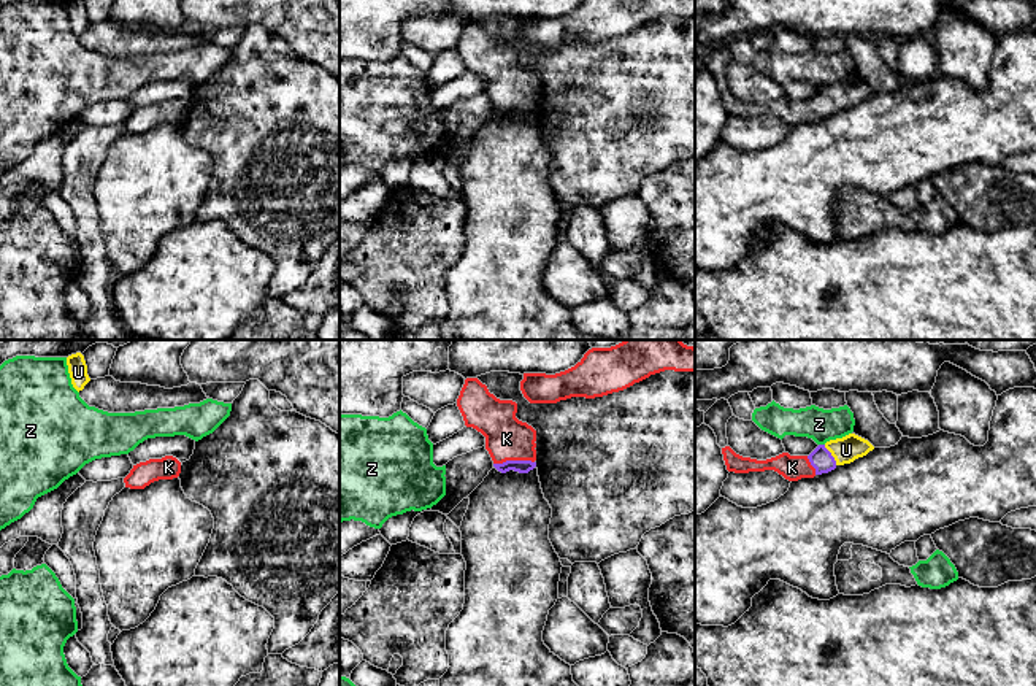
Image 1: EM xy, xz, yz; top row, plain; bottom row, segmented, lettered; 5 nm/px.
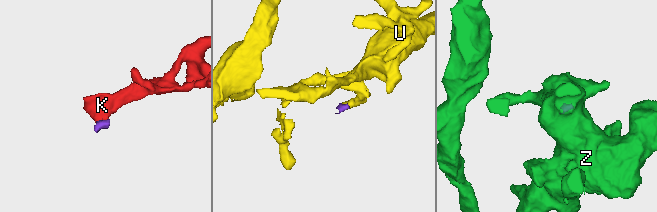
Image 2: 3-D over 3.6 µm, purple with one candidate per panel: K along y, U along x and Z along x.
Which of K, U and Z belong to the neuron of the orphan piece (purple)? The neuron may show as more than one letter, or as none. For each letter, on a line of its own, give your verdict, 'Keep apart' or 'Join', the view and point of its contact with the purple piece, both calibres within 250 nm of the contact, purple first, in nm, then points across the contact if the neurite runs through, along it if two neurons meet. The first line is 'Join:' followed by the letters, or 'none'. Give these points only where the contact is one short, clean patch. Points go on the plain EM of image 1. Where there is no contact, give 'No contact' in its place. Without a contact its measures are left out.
Join: K, U
K: Join. Touches purple at xz (513, 105). Thickness 60 nm (purple) against 220 nm. Path across: xz (518, 110), (513, 105), (513, 92), (506, 83)
U: Join. Touches purple at yz (830, 99). Thickness 110 nm (purple) against 140 nm. Path across: yz (821, 102), (830, 99), (846, 94)
Z: Keep apart. Touches purple at yz (822, 89). Thickness 110 nm (purple) against 160 nm. Boundary: yz (819, 88), (824, 89)

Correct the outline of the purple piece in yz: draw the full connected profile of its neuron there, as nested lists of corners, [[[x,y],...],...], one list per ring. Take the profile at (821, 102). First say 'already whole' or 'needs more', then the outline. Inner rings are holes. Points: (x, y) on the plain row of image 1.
needs more; [[[849,78],[842,83],[819,89],[809,100],[782,97],[766,105],[757,105],[736,98],[730,91],[722,92],[722,98],[728,116],[749,118],[774,114],[789,125],[798,125],[801,122],[828,118],[838,110],[850,108],[866,100],[873,94],[874,91],[868,84]]]

